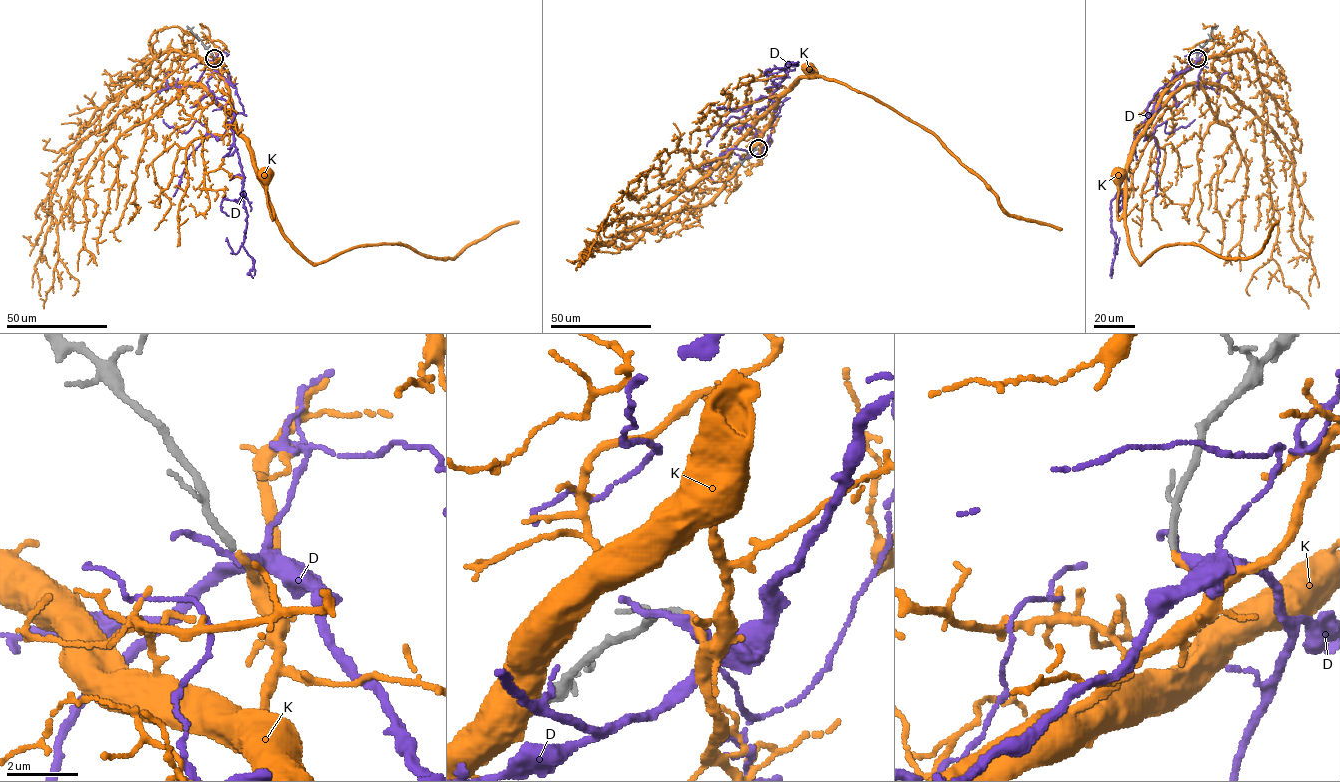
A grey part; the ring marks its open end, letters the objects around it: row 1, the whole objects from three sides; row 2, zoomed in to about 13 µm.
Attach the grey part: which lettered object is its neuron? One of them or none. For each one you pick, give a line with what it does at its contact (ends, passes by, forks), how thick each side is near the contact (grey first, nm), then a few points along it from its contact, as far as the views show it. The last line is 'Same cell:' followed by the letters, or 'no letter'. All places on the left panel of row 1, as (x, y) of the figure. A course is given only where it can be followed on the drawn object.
K: it ends | 200/200 nm | via (214, 58), (230, 97), (231, 118), (249, 146), (272, 220), (267, 203), (267, 176)
Same cell: K

